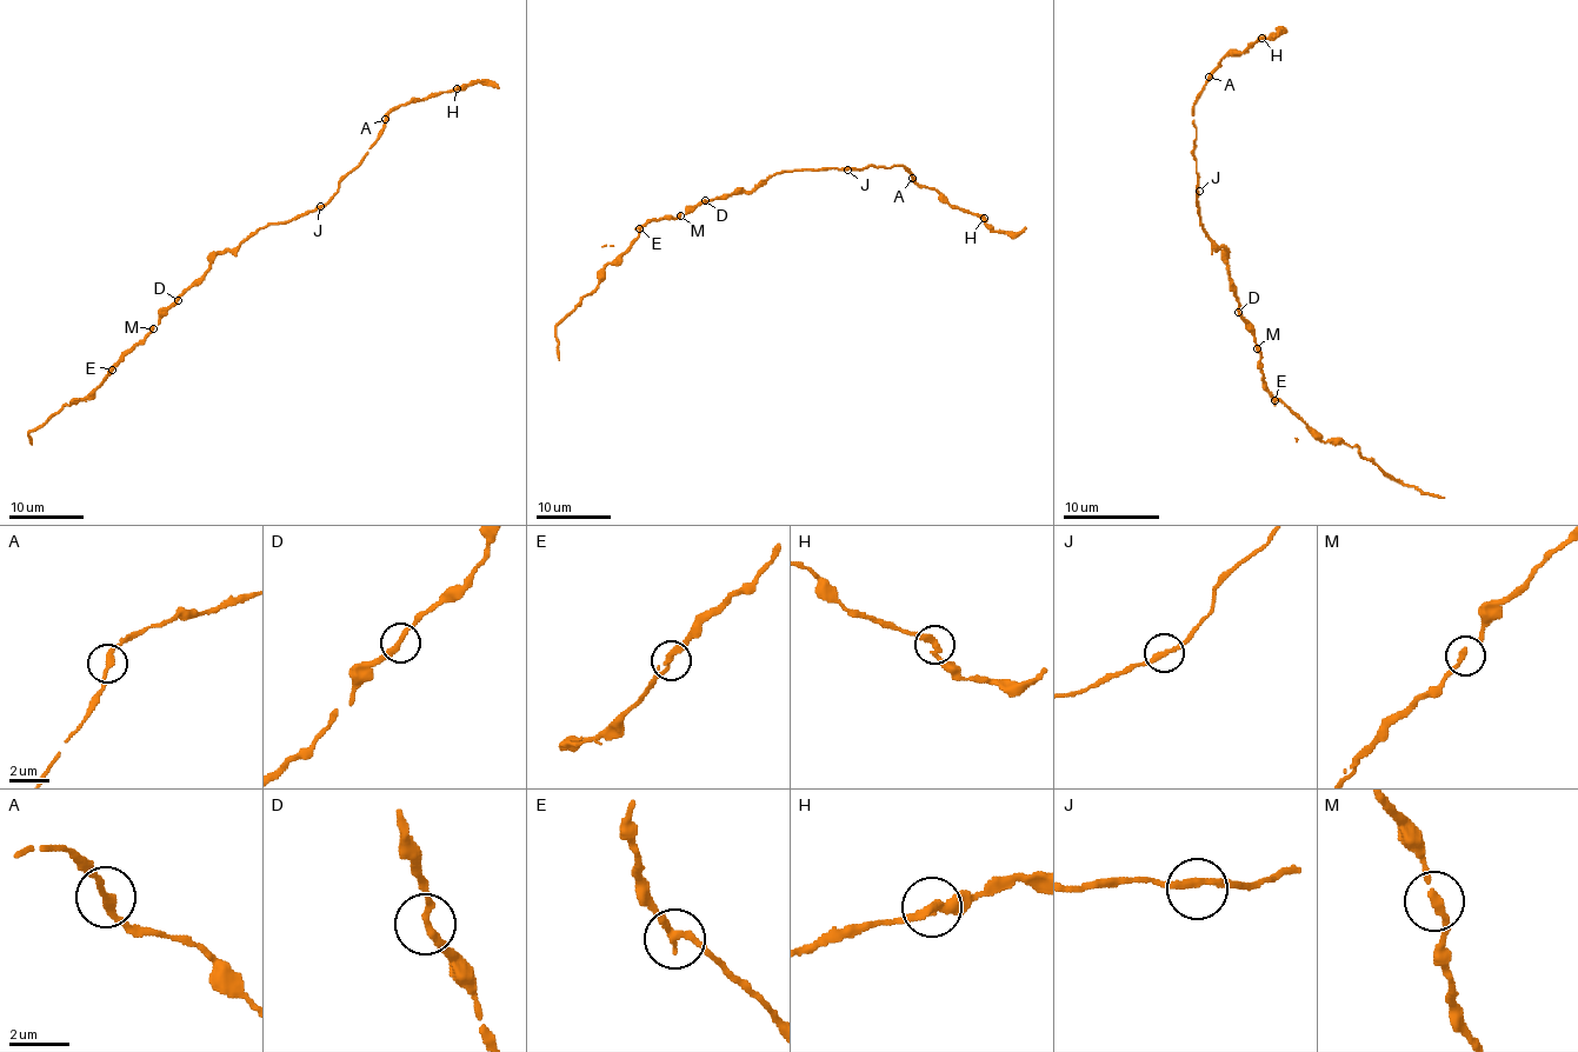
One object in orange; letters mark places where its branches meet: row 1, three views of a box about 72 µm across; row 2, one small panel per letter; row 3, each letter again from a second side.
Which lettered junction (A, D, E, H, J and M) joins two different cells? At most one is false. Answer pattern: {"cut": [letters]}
{"cut": ["E"]}

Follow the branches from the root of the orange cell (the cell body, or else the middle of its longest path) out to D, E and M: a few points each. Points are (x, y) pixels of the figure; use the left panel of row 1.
D: (232, 250), (219, 253), (211, 266), (178, 300)
E: (232, 250), (217, 255), (160, 323), (112, 370)
M: (232, 250), (217, 255), (211, 266), (153, 328)

